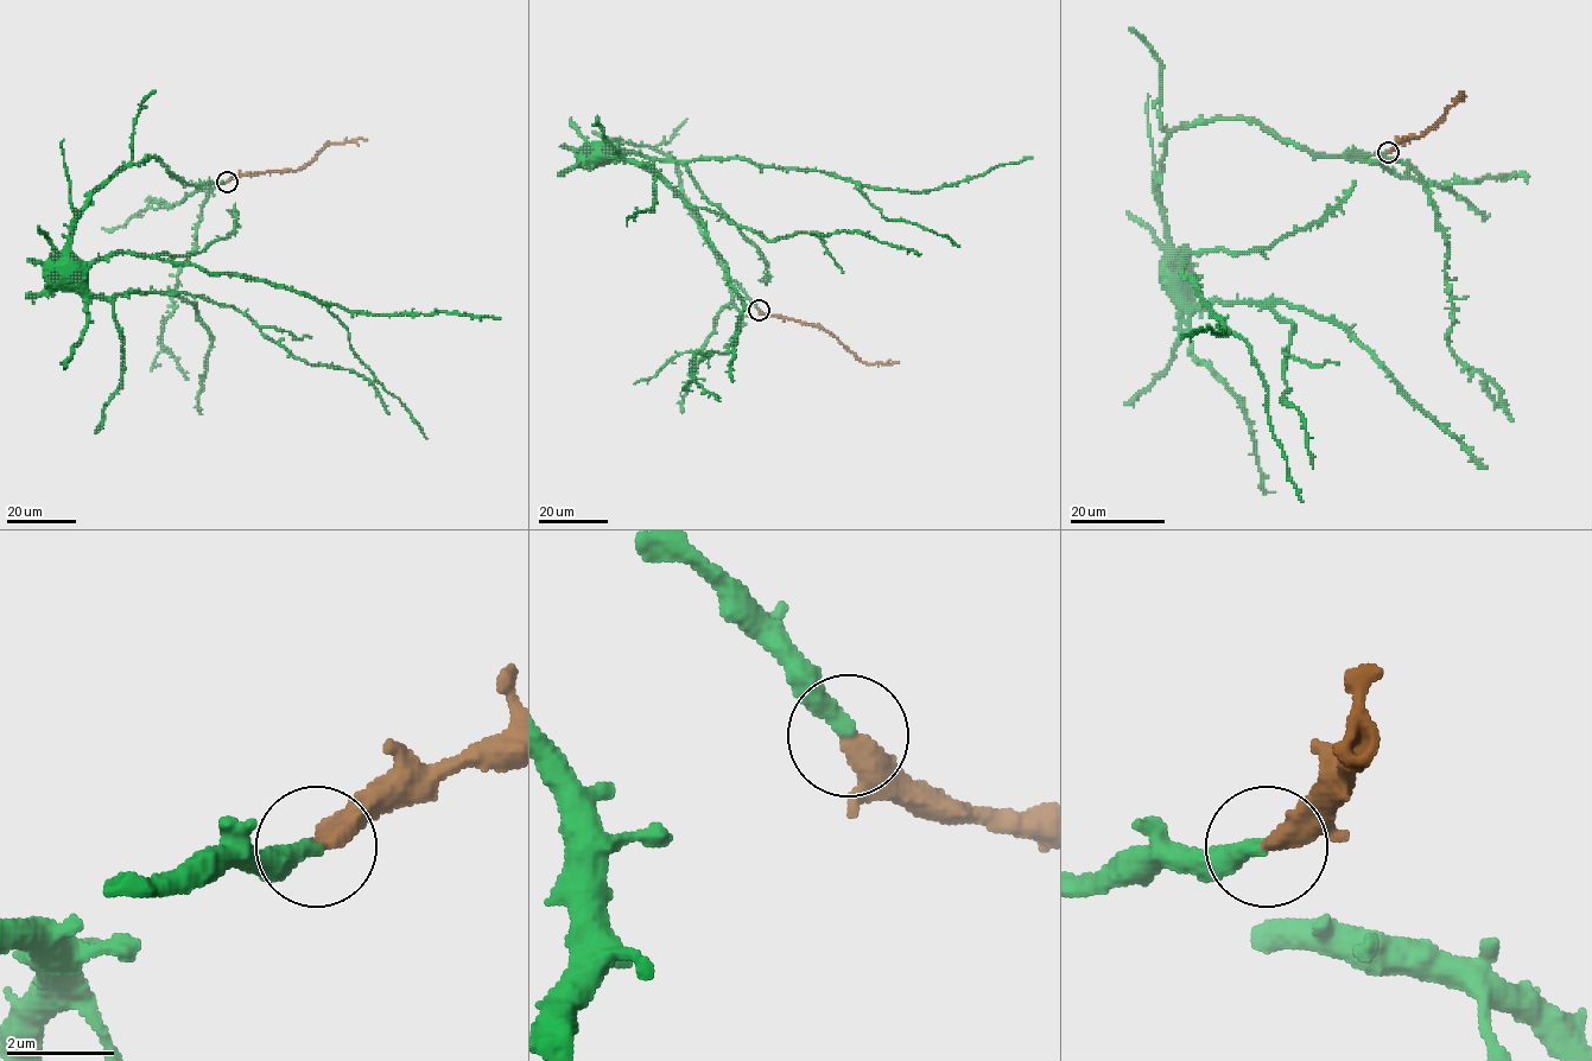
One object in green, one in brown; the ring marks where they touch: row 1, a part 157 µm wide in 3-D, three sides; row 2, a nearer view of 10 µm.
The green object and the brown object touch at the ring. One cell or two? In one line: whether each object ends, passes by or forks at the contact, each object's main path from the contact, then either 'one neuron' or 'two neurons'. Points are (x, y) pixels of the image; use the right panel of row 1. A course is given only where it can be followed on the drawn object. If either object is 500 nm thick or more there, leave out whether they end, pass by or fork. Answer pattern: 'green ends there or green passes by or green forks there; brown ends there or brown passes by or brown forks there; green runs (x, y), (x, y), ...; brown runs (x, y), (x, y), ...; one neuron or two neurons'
green ends there; brown ends there; green runs (1389, 152), (1315, 154), (1238, 119), (1180, 126), (1167, 138), (1159, 182), (1159, 204), (1175, 260); brown runs (1389, 152), (1406, 138), (1428, 131), (1448, 107), (1460, 100), (1459, 95); one neuron

